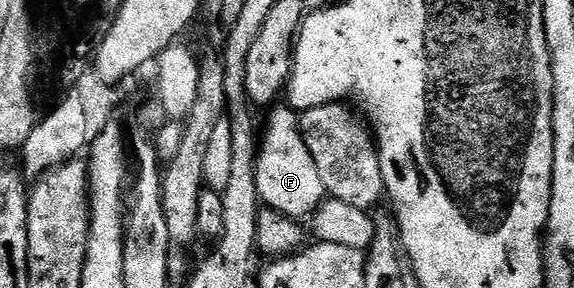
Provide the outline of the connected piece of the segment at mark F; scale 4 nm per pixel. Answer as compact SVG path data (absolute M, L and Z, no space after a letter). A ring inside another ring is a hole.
M294 108L270 110L267 130L261 133L258 146L256 177L260 202L266 208L275 209L286 217L310 218L328 196L321 177L319 164L311 152L310 144L301 128L301 117Z

